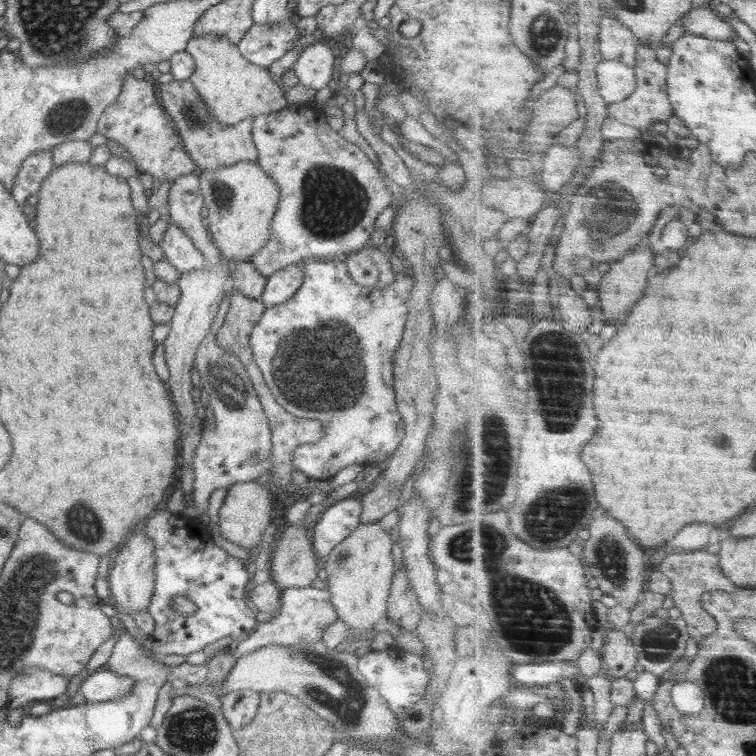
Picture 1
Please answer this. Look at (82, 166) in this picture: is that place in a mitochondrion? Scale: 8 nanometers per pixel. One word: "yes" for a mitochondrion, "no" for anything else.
no

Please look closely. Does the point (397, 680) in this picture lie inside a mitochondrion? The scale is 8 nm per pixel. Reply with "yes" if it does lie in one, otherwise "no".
no

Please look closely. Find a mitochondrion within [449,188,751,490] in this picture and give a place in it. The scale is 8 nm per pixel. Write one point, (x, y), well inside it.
(563, 383)

